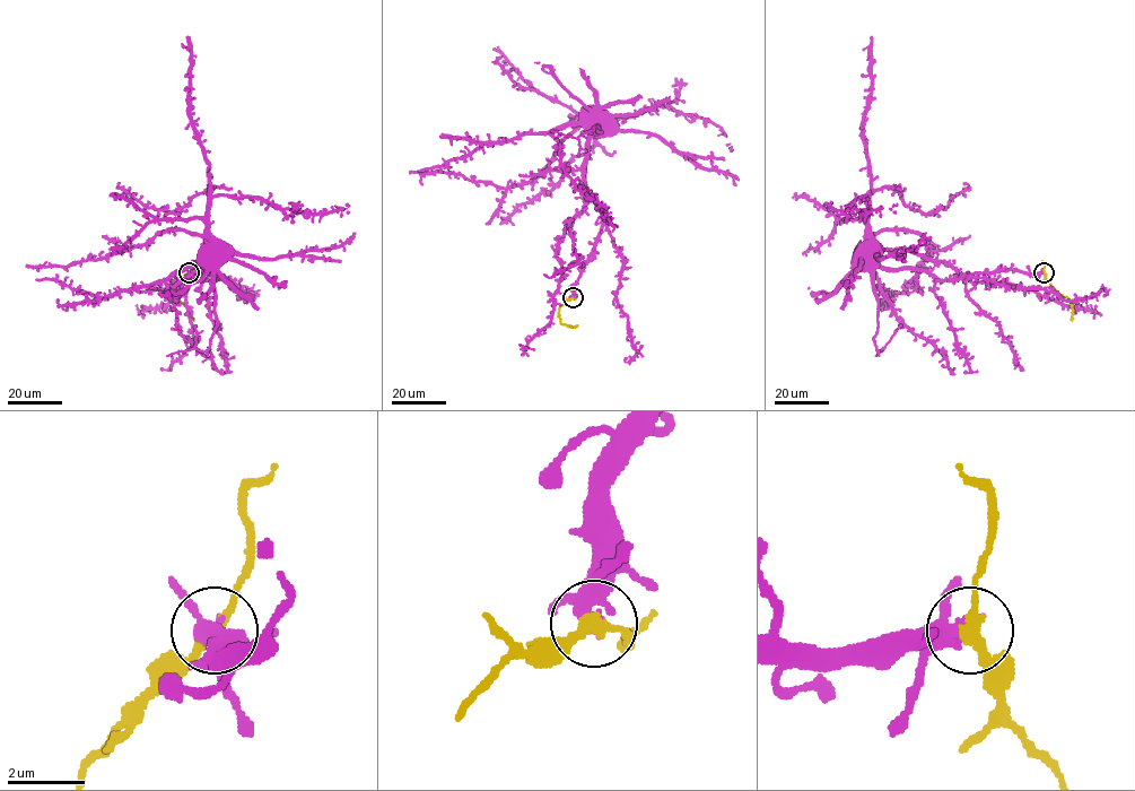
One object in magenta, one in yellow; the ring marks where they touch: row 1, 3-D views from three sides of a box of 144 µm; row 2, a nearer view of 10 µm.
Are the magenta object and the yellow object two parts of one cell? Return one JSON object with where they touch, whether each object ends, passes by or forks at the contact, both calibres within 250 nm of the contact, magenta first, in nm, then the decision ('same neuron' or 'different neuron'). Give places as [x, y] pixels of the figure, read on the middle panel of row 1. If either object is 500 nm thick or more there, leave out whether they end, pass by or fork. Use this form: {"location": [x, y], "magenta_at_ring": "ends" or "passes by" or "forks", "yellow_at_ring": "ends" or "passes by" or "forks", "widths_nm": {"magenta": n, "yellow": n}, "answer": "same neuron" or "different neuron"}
{"location": [573, 297], "magenta_at_ring": "passes by", "yellow_at_ring": "passes by", "widths_nm": {"magenta": 360, "yellow": 280}, "answer": "different neuron"}

